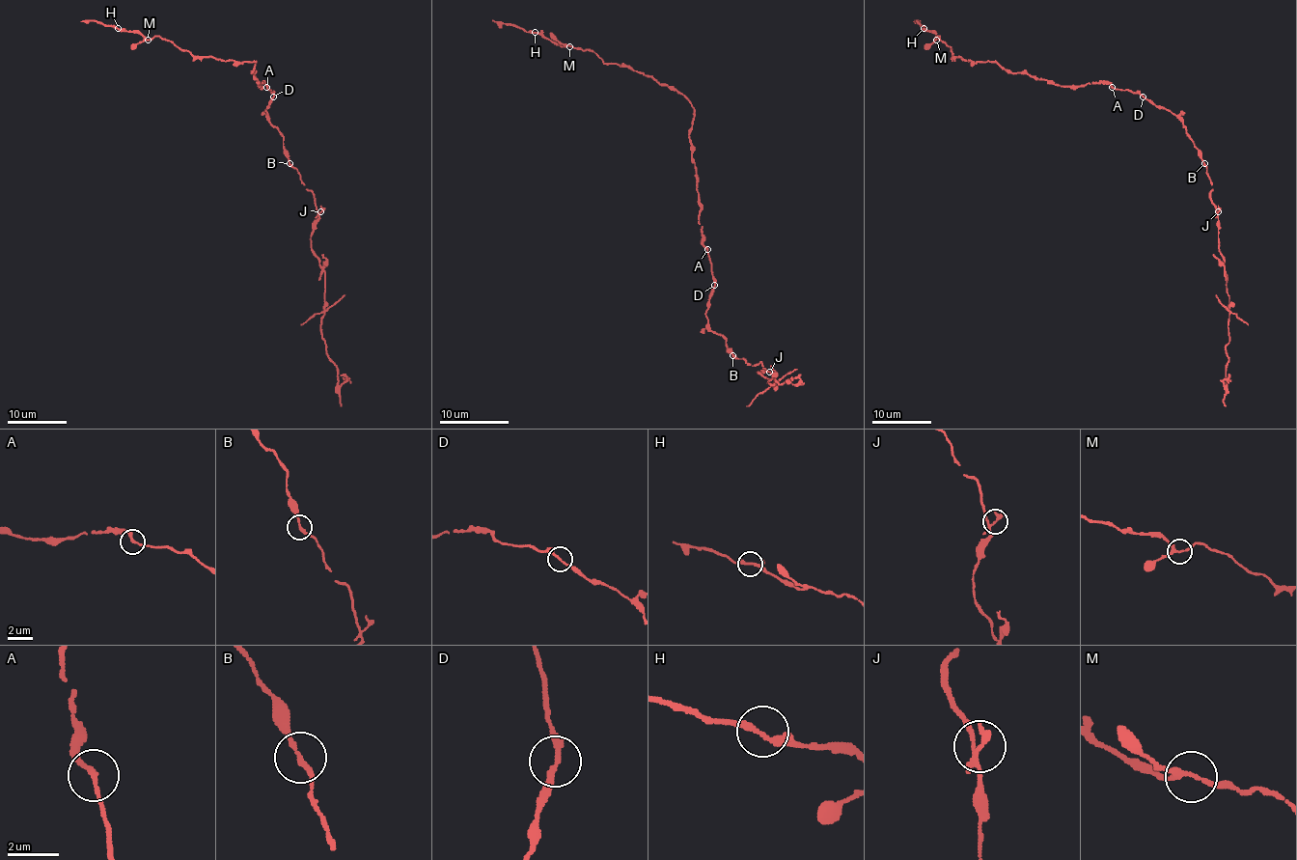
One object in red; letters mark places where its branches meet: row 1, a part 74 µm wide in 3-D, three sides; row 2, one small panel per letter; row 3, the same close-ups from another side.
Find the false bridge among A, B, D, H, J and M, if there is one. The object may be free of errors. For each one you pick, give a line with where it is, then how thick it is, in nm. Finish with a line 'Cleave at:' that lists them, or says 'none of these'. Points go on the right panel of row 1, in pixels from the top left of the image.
J: Place: (1218, 211). Thickness 190 nm
Cleave at: J

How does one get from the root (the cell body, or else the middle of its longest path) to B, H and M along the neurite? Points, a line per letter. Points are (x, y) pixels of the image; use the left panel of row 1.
B: (273, 97), (265, 110), (266, 119), (283, 138), (289, 163)
H: (273, 97), (263, 83), (258, 86), (253, 61), (192, 56), (168, 40), (146, 40), (118, 28)
M: (273, 97), (263, 83), (258, 86), (252, 72), (253, 61), (192, 56), (168, 40), (148, 40)

